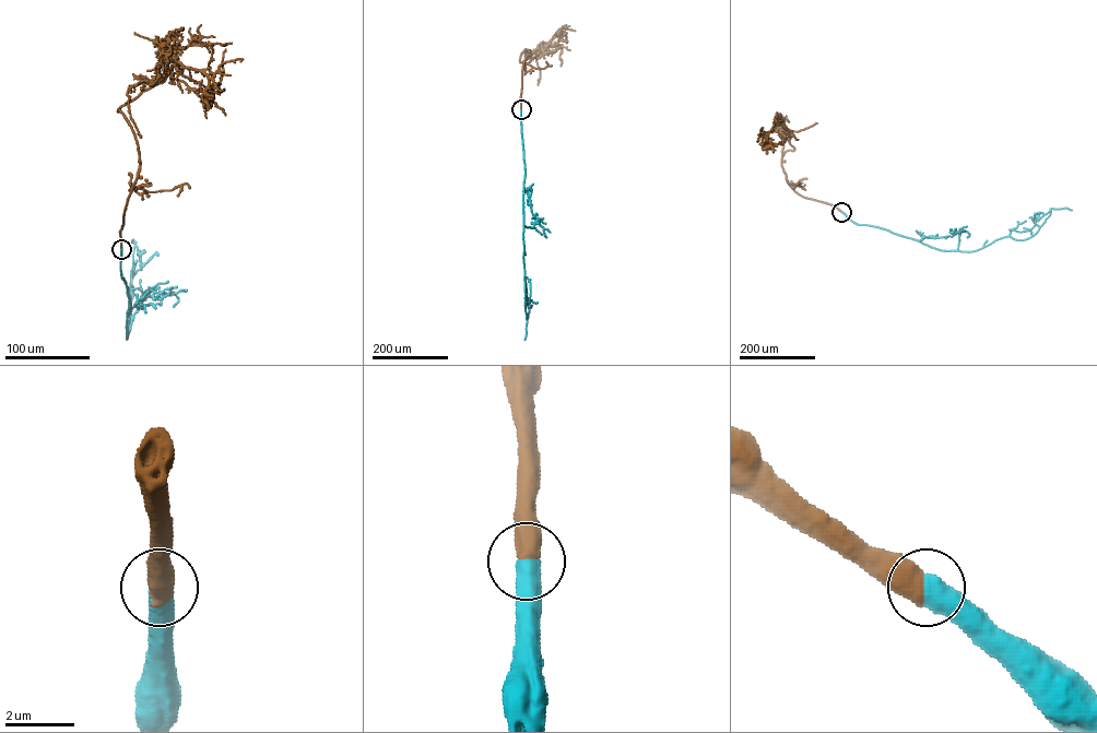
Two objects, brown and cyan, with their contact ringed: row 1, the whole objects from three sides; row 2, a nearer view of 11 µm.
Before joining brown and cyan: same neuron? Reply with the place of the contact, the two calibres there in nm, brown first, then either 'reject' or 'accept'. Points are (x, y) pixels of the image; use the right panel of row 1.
(841, 212) | 650/650 nm | accept

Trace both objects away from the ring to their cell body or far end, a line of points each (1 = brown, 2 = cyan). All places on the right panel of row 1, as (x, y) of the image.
1: (841, 212), (790, 187), (781, 165), (794, 150), (788, 133), (765, 132), (763, 141), (774, 122)
2: (841, 212), (857, 224), (939, 249), (970, 251), (1006, 236), (1028, 238), (1050, 209), (1071, 210)

